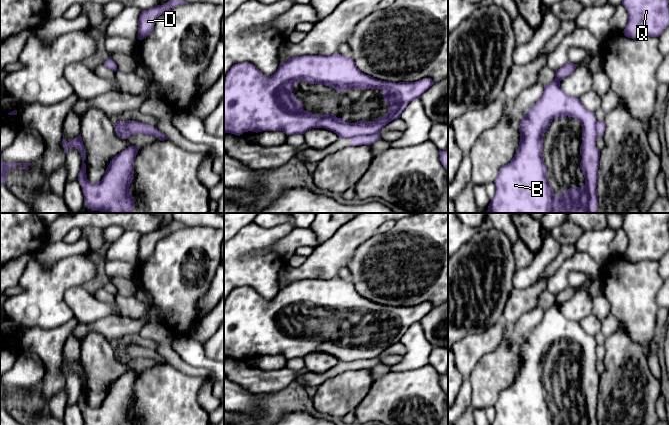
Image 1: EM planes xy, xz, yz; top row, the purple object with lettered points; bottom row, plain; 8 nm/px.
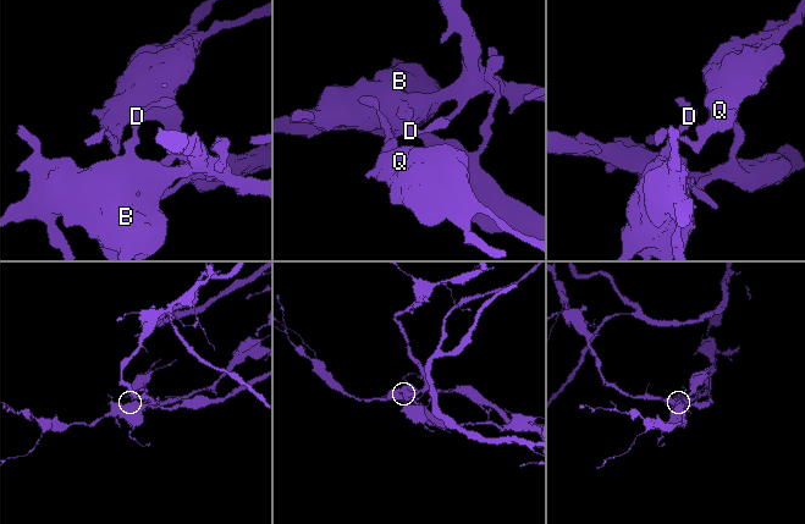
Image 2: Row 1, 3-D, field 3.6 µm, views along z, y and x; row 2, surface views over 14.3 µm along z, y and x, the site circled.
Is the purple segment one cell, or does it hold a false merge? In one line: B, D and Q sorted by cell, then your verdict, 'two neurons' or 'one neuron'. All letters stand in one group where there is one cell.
groups B D / Q; two neurons

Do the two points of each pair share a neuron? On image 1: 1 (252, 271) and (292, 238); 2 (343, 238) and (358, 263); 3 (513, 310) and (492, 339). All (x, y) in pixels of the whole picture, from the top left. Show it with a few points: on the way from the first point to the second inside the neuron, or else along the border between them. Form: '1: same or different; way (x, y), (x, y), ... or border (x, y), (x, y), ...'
1: different; border (288, 232), (260, 252)
2: different; border (370, 238), (359, 245), (346, 266)
3: different; border (502, 319), (506, 324)

